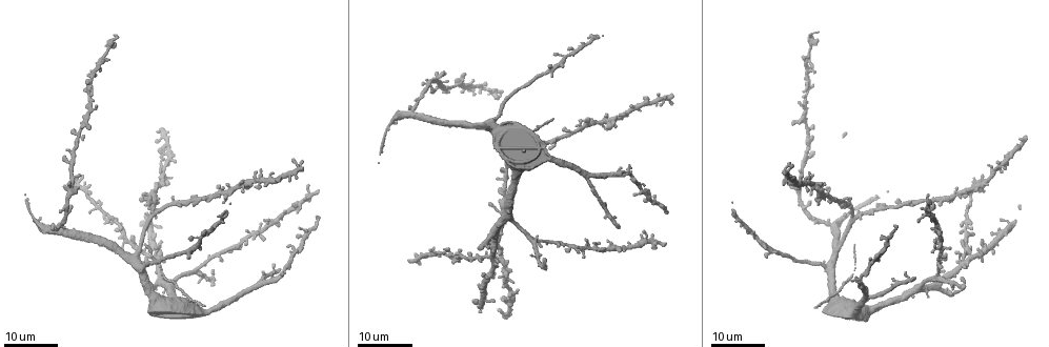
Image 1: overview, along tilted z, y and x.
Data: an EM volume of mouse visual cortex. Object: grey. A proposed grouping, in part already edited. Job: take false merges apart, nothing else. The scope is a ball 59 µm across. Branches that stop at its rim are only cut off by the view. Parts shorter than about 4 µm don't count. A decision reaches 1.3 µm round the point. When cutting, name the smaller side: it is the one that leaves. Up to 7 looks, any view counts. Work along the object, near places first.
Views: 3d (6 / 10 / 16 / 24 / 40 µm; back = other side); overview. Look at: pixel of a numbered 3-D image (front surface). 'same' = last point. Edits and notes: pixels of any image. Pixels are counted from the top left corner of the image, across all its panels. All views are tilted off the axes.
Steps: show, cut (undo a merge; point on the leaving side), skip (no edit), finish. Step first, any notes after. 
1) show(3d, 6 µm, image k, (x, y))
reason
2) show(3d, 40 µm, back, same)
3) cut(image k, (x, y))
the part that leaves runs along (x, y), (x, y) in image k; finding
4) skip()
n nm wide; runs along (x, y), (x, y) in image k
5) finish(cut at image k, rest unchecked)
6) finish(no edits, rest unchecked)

show(3d, 16 µm, image 1, (807, 91))
a narrow waist

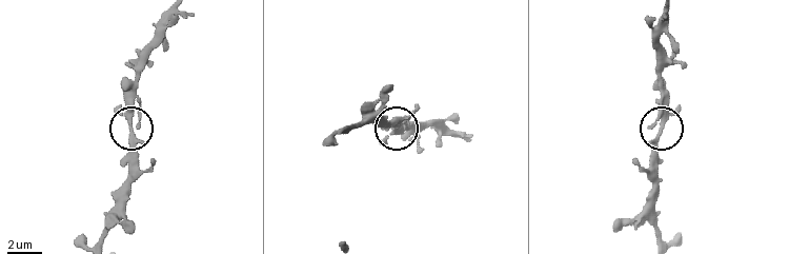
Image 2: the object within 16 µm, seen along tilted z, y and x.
show(3d, 10 µm, image 2, (661, 130))

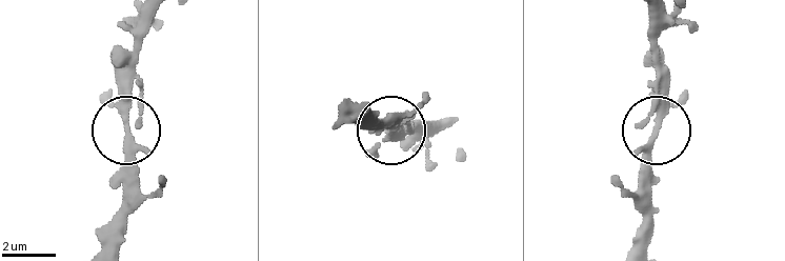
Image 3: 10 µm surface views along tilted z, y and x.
skip()
runs along (102, 244), (125, 197), (126, 63) in image 3; one cell here

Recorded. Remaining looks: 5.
show(3d, 24 µm, image 1, (827, 268))

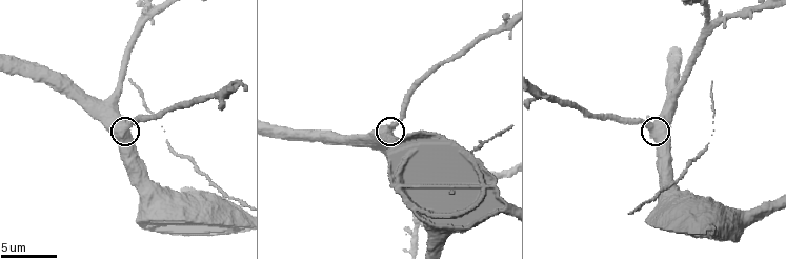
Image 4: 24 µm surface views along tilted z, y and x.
show(3d, 6 µm, image 4, (124, 130))
zoom in

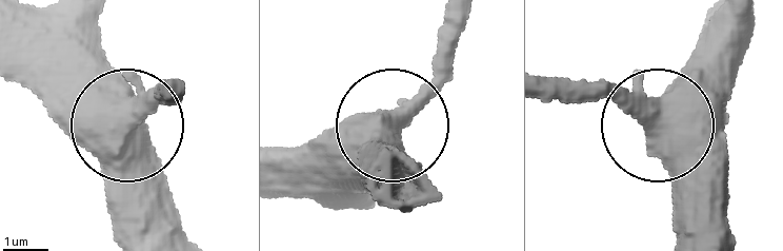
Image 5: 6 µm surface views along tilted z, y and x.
skip()
580 nm wide; runs along (29, 83), (89, 99), (124, 127), (183, 82) in image 5; continuous, no second cell

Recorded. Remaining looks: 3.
show(3d, 16 µm, image 4, (715, 23))
looks like a crossing

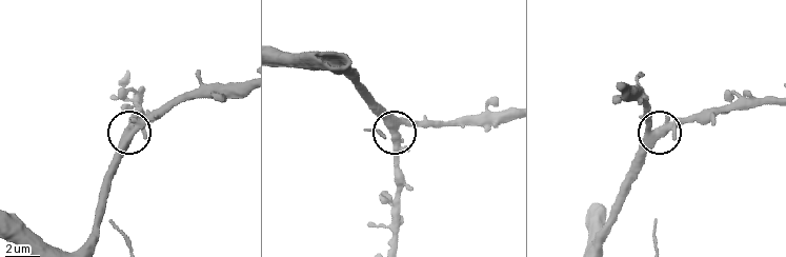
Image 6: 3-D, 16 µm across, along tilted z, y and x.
skip()
4 arms; continuous, no second cell

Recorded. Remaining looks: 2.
finish(no edits, rest unchecked)

